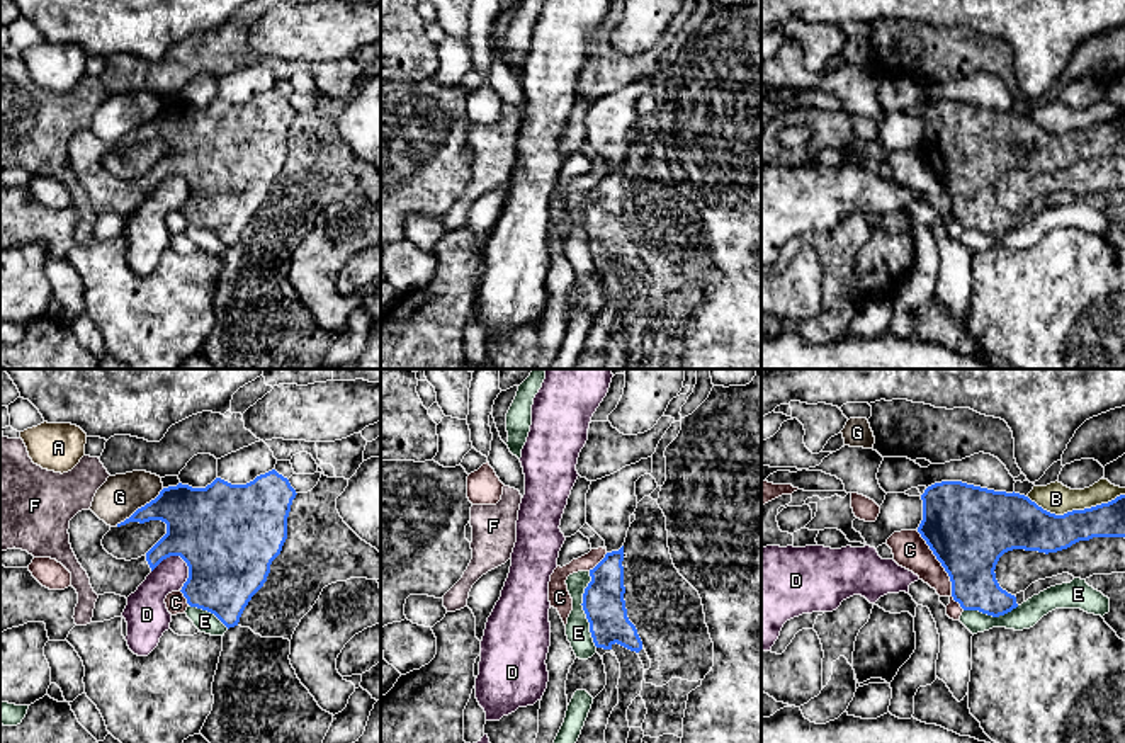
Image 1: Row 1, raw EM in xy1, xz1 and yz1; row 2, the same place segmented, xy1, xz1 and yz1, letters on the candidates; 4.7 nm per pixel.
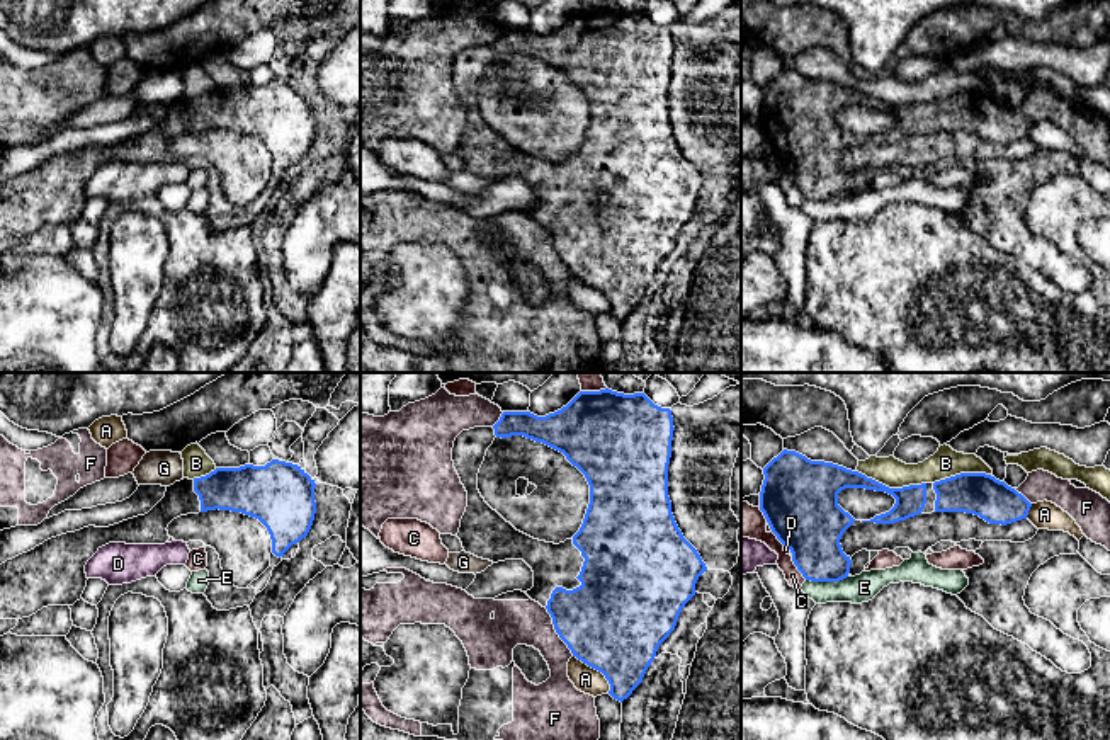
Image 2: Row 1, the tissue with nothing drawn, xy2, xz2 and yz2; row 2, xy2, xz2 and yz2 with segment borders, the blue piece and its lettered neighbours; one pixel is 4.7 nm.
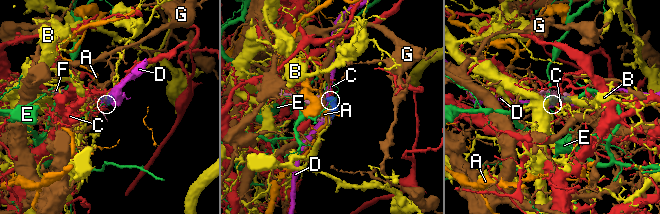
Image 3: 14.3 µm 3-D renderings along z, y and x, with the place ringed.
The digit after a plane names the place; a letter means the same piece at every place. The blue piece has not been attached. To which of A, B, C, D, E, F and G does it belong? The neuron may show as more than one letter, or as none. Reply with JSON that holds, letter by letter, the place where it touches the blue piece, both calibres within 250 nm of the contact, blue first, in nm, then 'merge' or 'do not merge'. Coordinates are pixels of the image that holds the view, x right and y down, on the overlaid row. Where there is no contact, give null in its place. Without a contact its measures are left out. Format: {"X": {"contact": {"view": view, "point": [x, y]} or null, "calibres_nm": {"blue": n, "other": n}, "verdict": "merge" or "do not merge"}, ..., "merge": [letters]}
{"A": {"contact": {"view": "xz2", "point": [595, 669]}, "calibres_nm": {"blue": 480, "other": 120}, "verdict": "do not merge"}, "B": {"contact": {"view": "yz1", "point": [1074, 510]}, "calibres_nm": {"blue": 220, "other": 140}, "verdict": "do not merge"}, "C": {"contact": {"view": "yz1", "point": [945, 570]}, "calibres_nm": {"blue": 400, "other": 170}, "verdict": "do not merge"}, "D": {"contact": {"view": "xy1", "point": [170, 555]}, "calibres_nm": {"blue": 420, "other": 160}, "verdict": "do not merge"}, "E": {"contact": {"view": "xz1", "point": [583, 609]}, "calibres_nm": {"blue": 200, "other": 110}, "verdict": "do not merge"}, "F": {"contact": {"view": "xz2", "point": [556, 631]}, "calibres_nm": {"blue": 440, "other": 200}, "verdict": "do not merge"}, "G": {"contact": {"view": "xy1", "point": [141, 507]}, "calibres_nm": {"blue": 260, "other": 200}, "verdict": "do not merge"}, "merge": []}

